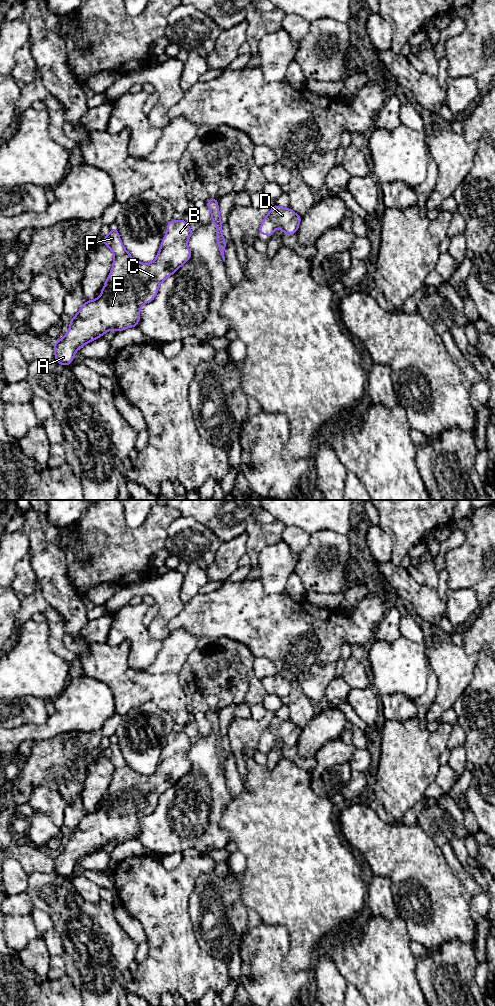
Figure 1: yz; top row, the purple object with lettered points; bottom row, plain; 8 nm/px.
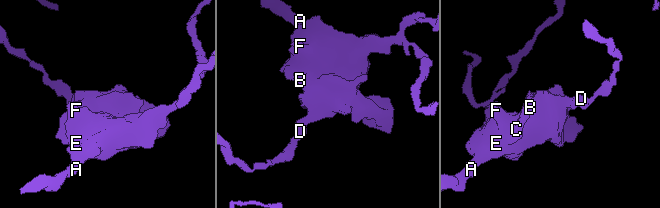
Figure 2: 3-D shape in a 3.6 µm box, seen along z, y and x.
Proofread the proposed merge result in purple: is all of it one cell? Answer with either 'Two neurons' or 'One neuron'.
One neuron

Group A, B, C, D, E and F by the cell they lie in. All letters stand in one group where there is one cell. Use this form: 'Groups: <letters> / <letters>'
Groups: A B C D E F

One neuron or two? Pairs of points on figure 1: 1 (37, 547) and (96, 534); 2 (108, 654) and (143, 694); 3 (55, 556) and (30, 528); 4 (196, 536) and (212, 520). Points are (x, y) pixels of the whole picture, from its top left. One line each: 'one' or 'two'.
1: two
2: one
3: one
4: two

